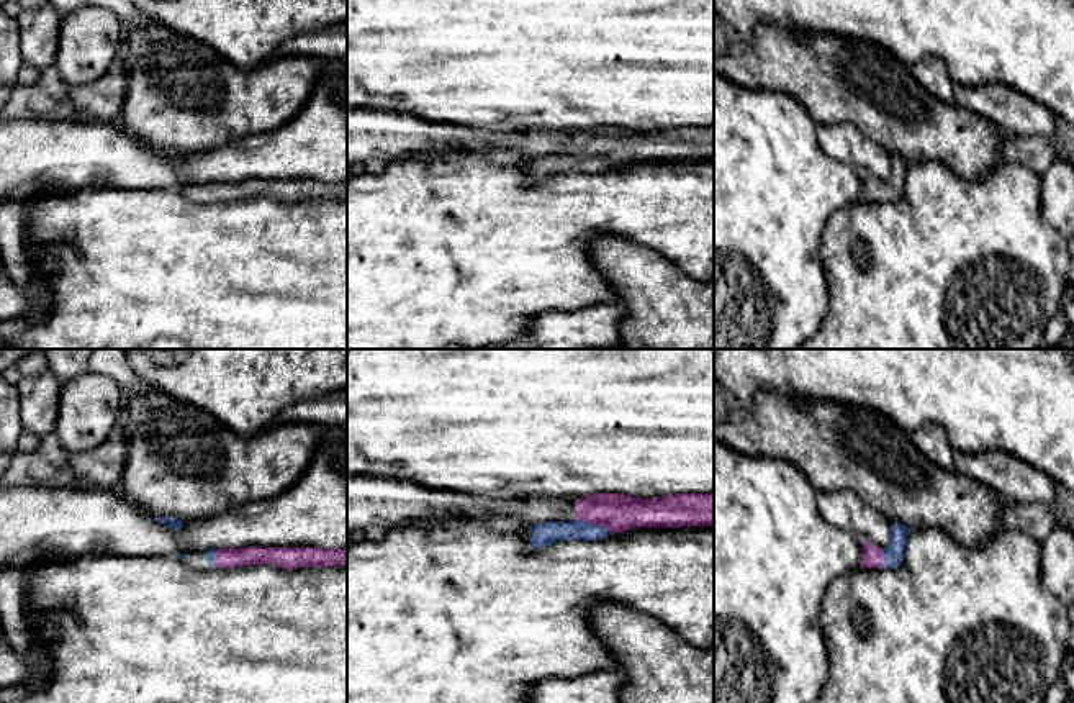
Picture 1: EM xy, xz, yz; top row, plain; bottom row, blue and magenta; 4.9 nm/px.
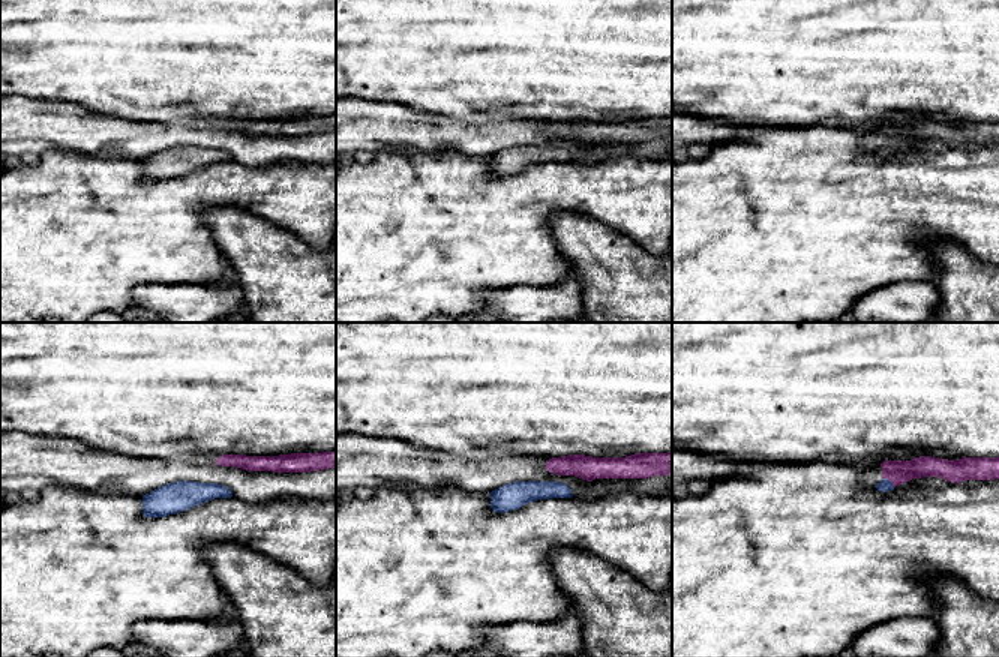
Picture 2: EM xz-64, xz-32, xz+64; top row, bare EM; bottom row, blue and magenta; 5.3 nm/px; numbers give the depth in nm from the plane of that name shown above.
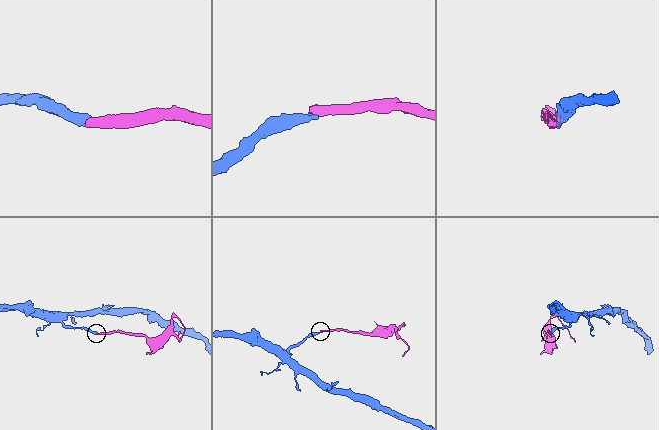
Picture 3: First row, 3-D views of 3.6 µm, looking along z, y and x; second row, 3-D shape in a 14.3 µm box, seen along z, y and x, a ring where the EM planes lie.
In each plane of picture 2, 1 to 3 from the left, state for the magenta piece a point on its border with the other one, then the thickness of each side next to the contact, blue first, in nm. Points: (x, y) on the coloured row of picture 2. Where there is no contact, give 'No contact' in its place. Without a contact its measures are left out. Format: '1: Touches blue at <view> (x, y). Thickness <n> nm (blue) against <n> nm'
1: No contact
2: No contact
3: Touches blue at xz+64 (890, 482). Thickness 70 nm (blue) against 130 nm

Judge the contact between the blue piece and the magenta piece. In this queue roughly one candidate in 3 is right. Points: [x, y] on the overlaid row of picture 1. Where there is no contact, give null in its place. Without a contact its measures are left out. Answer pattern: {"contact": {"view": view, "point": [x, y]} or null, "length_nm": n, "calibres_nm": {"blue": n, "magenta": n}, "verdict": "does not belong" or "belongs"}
{"contact": {"view": "xz", "point": [593, 525]}, "length_nm": 190, "calibres_nm": {"blue": 110, "magenta": 190}, "verdict": "belongs"}

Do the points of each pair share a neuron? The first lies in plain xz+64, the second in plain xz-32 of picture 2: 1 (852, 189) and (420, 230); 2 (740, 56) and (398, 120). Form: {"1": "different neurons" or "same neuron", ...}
{"1": "same neuron", "2": "different neurons"}

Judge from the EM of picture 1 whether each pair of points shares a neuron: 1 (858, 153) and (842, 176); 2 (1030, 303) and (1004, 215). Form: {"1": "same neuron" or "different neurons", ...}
{"1": "different neurons", "2": "same neuron"}

